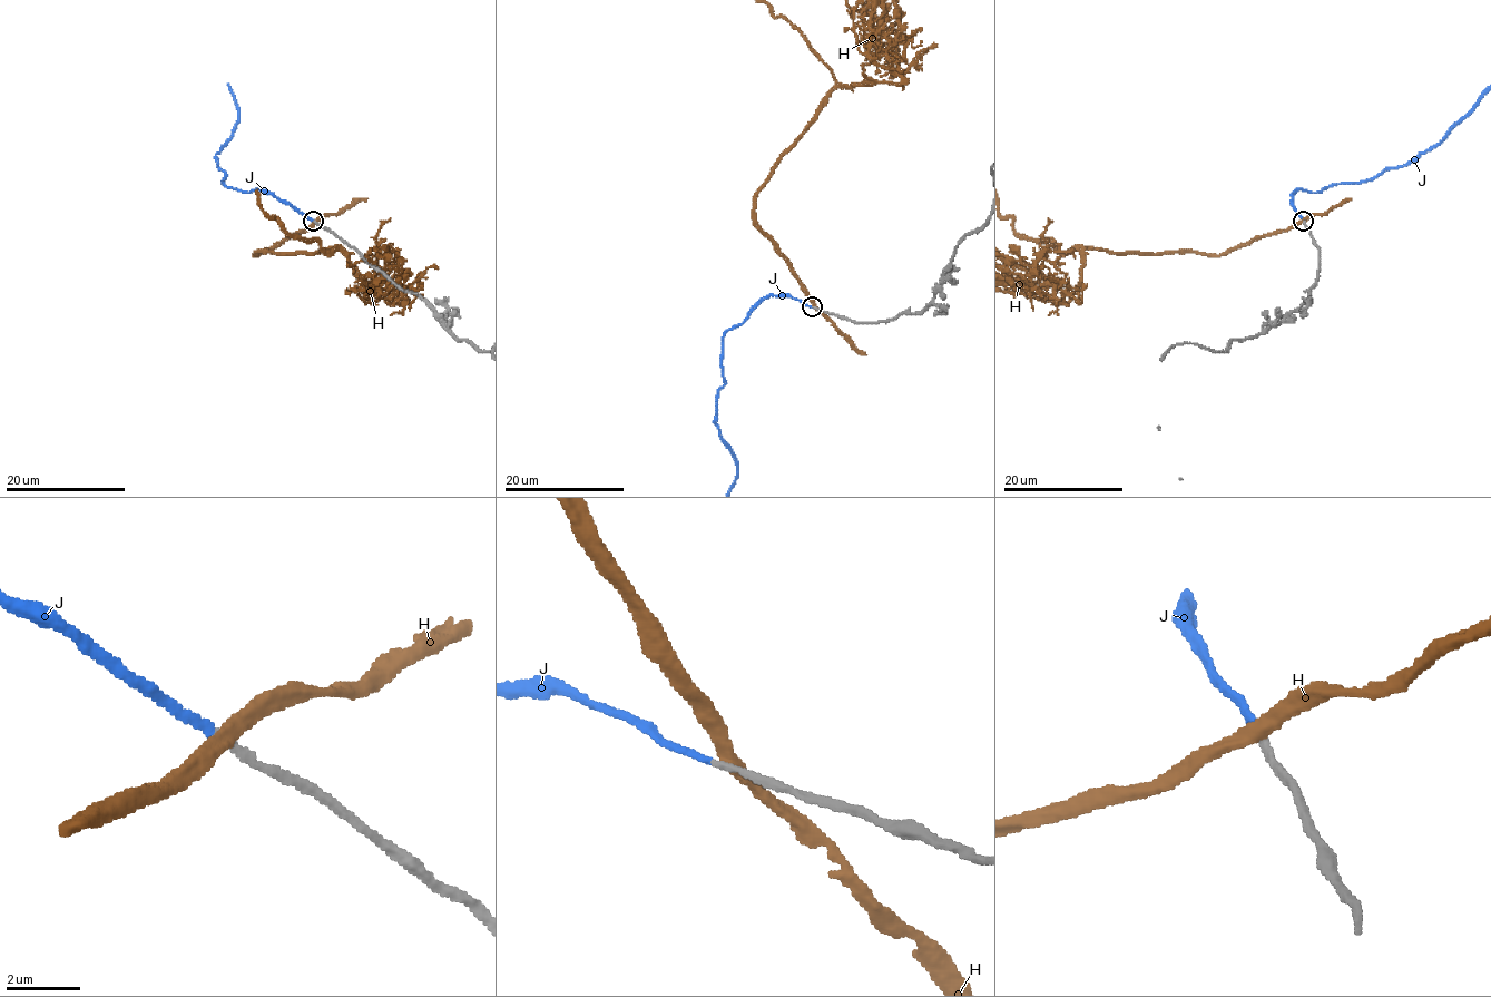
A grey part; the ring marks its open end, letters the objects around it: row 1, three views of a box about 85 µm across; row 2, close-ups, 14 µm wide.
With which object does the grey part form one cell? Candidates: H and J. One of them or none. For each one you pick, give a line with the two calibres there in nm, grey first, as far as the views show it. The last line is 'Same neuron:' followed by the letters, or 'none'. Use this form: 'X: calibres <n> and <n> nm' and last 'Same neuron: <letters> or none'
J: calibres 190 and 180 nm
Same neuron: J

